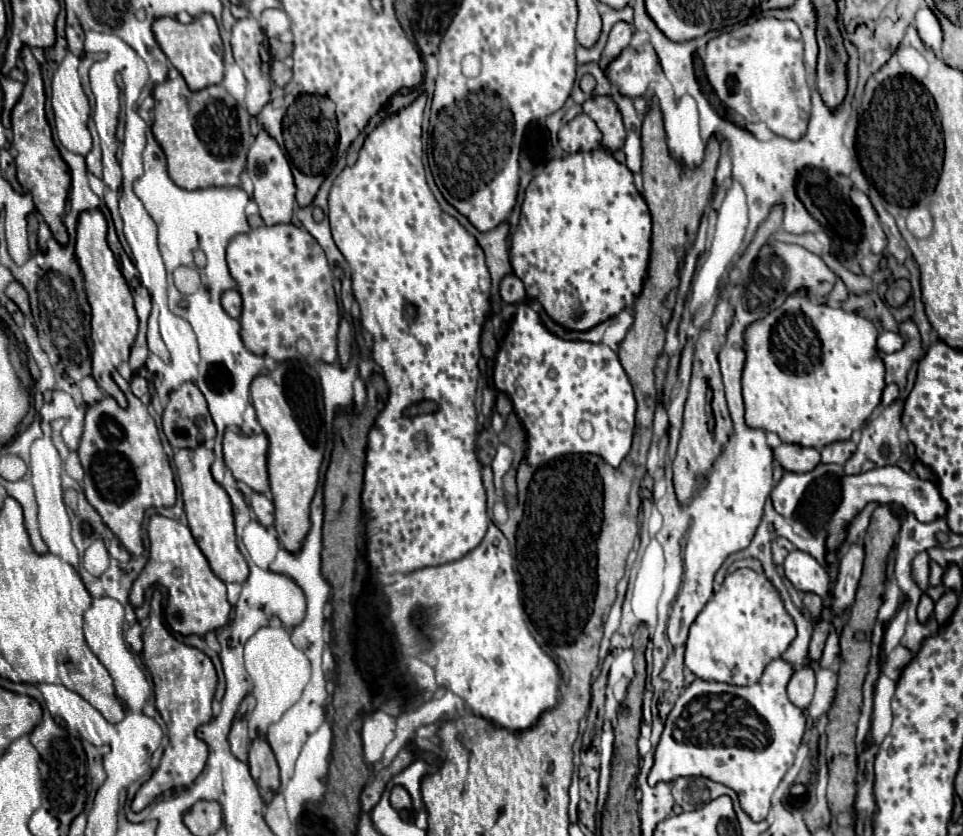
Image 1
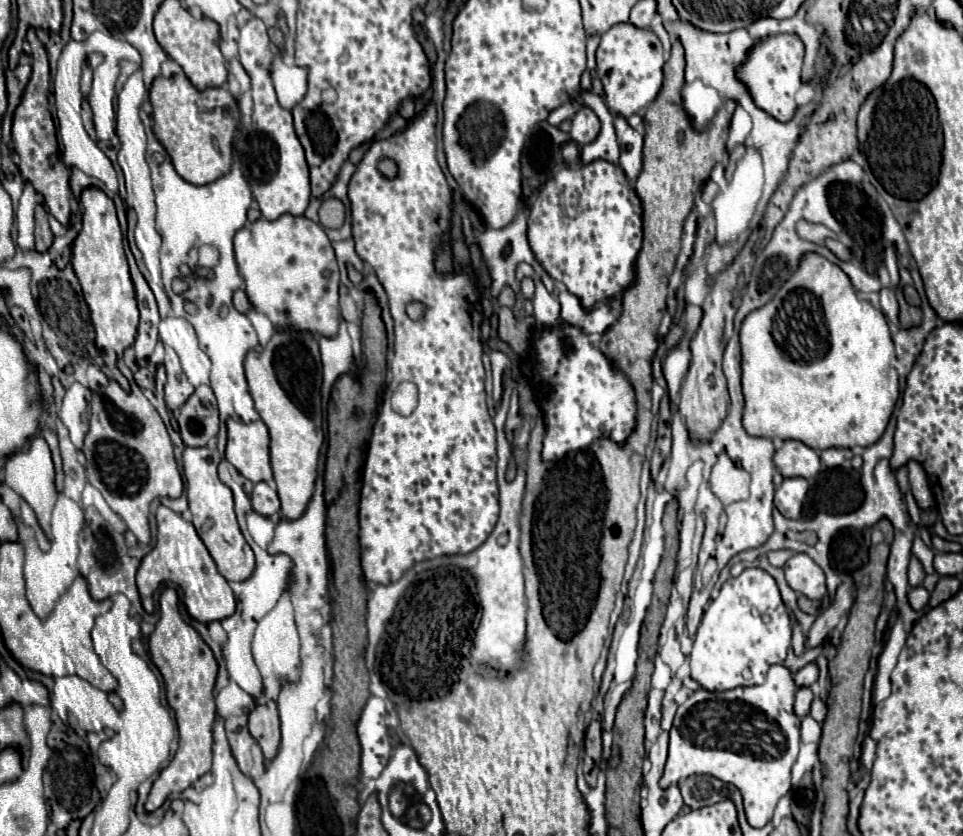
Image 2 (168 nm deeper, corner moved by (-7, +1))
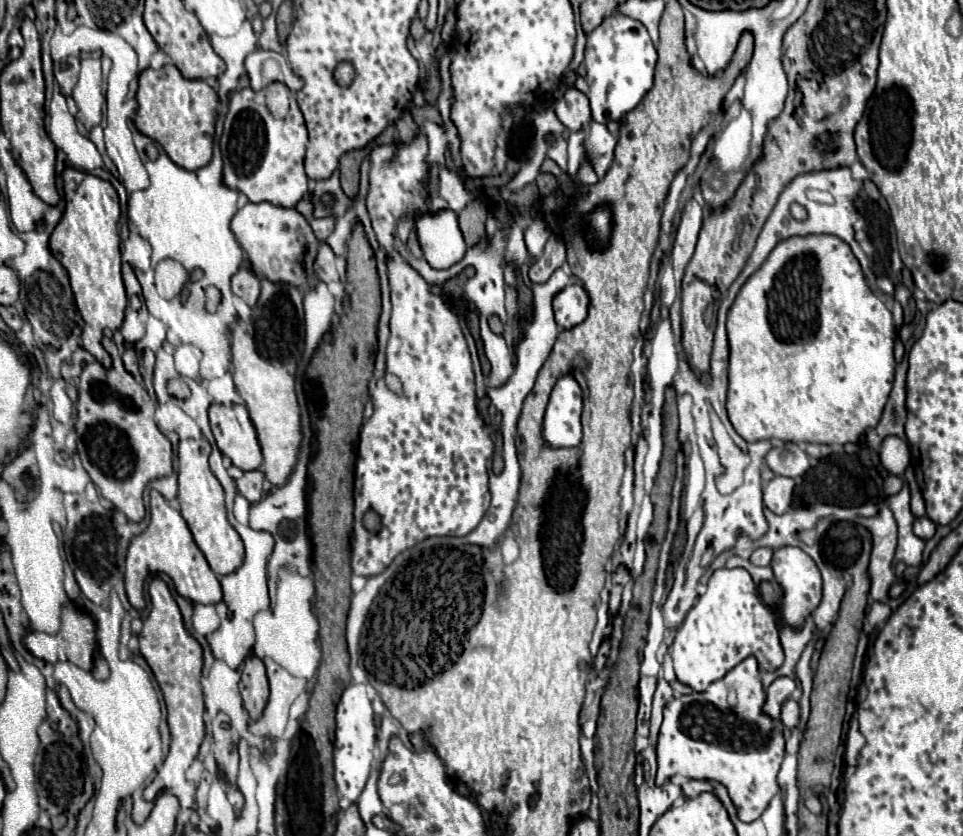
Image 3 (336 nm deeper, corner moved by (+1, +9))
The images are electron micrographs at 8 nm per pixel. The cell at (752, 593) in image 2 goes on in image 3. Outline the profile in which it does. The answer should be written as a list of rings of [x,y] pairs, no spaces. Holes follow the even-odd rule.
[[[720,568],[712,574],[706,594],[698,598],[696,606],[678,628],[670,646],[670,656],[676,678],[696,692],[704,692],[748,656],[756,656],[760,670],[776,670],[784,662],[776,616],[770,606],[762,602],[748,570]]]

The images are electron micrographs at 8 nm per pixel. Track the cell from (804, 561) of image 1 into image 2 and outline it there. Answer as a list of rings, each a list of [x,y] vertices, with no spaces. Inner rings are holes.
[[[794,554],[784,564],[786,582],[794,592],[808,596],[810,600],[822,600],[826,596],[826,578],[822,568],[806,554]]]

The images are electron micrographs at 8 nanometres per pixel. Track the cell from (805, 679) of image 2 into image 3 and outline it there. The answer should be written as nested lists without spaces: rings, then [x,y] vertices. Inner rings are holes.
[[[782,676],[782,678],[776,678],[770,686],[768,686],[768,700],[764,704],[764,712],[768,712],[768,716],[772,718],[778,718],[780,716],[780,706],[784,704],[786,698],[790,698],[796,690],[796,682],[794,678],[788,678],[788,676]]]

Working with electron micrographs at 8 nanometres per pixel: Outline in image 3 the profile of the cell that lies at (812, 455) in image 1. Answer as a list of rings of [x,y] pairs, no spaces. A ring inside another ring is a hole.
[[[786,442],[778,448],[772,448],[766,454],[768,468],[778,476],[796,478],[808,470],[808,454],[794,442]]]

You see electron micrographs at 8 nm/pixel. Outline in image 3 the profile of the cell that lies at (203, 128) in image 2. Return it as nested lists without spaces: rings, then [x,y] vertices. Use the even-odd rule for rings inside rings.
[[[166,64],[162,70],[146,68],[140,74],[136,98],[136,128],[160,142],[174,164],[186,170],[198,170],[212,160],[218,94],[204,80],[186,80],[174,64]]]

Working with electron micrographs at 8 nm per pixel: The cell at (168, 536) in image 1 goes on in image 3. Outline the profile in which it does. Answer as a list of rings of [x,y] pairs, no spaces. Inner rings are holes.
[[[156,490],[150,492],[150,524],[146,532],[132,538],[126,556],[126,592],[128,602],[136,610],[142,610],[146,606],[143,595],[144,582],[146,576],[154,572],[168,574],[174,580],[176,592],[182,598],[192,600],[194,604],[218,604],[222,600],[222,586],[212,568],[208,566],[204,554],[196,546],[188,524],[184,522],[182,514],[174,510]]]

